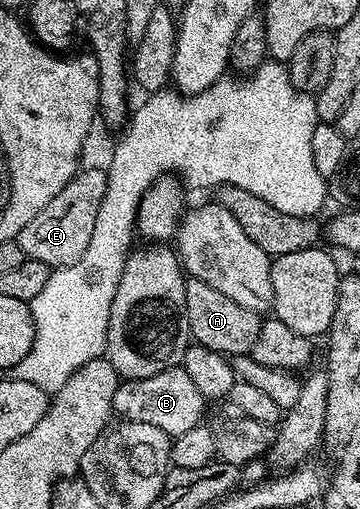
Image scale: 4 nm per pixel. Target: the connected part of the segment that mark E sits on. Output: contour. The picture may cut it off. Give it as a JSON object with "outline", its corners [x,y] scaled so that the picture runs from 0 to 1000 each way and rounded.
{"outline":[[[278,328],[219,336],[200,348],[189,365],[67,444],[44,466],[69,509],[122,515],[139,528],[200,523],[233,507],[233,491],[244,491],[244,475],[256,468],[256,444],[267,444],[267,420],[278,420],[278,397],[289,397],[294,371],[294,340]]]}

